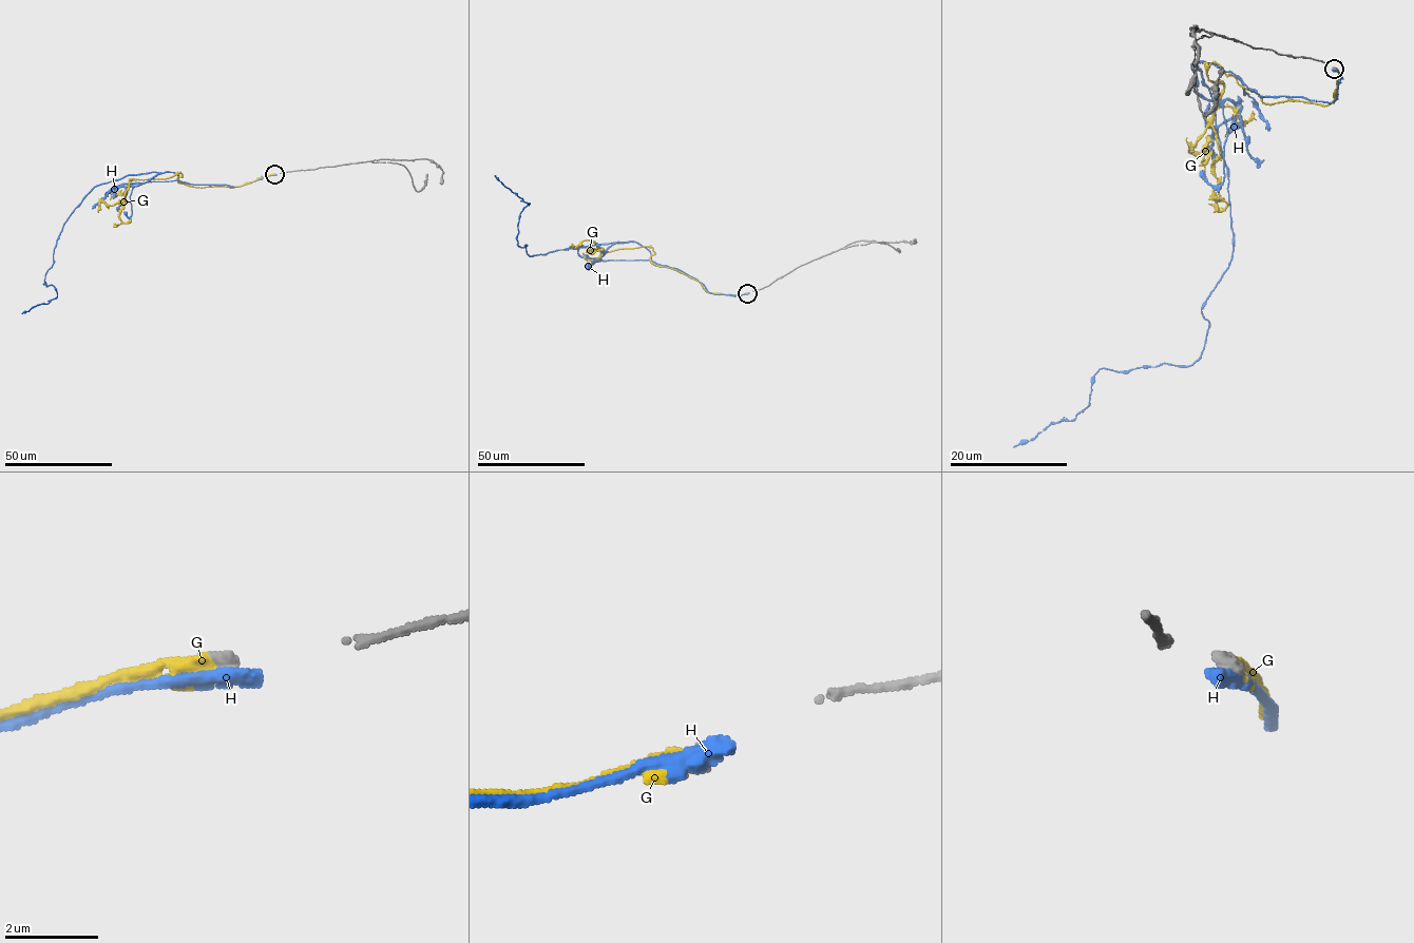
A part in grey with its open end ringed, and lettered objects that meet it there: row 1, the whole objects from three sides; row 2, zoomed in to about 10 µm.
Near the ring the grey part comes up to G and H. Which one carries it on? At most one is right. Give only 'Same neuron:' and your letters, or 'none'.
Same neuron: G

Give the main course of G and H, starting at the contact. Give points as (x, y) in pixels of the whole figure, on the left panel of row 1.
G: (274, 174), (232, 188), (183, 184), (180, 172), (133, 179), (120, 201), (101, 201), (98, 212)
H: (274, 174), (236, 187), (151, 172), (96, 185), (57, 241), (44, 284), (57, 295), (22, 313)

